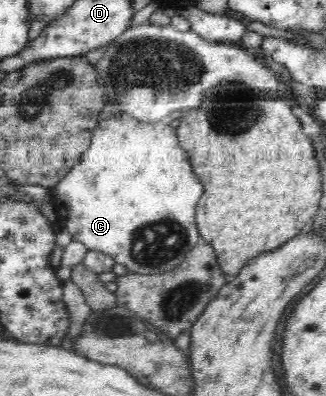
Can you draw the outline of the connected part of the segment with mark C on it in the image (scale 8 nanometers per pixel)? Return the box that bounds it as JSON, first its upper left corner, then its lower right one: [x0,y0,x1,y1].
[52,113,204,275]

